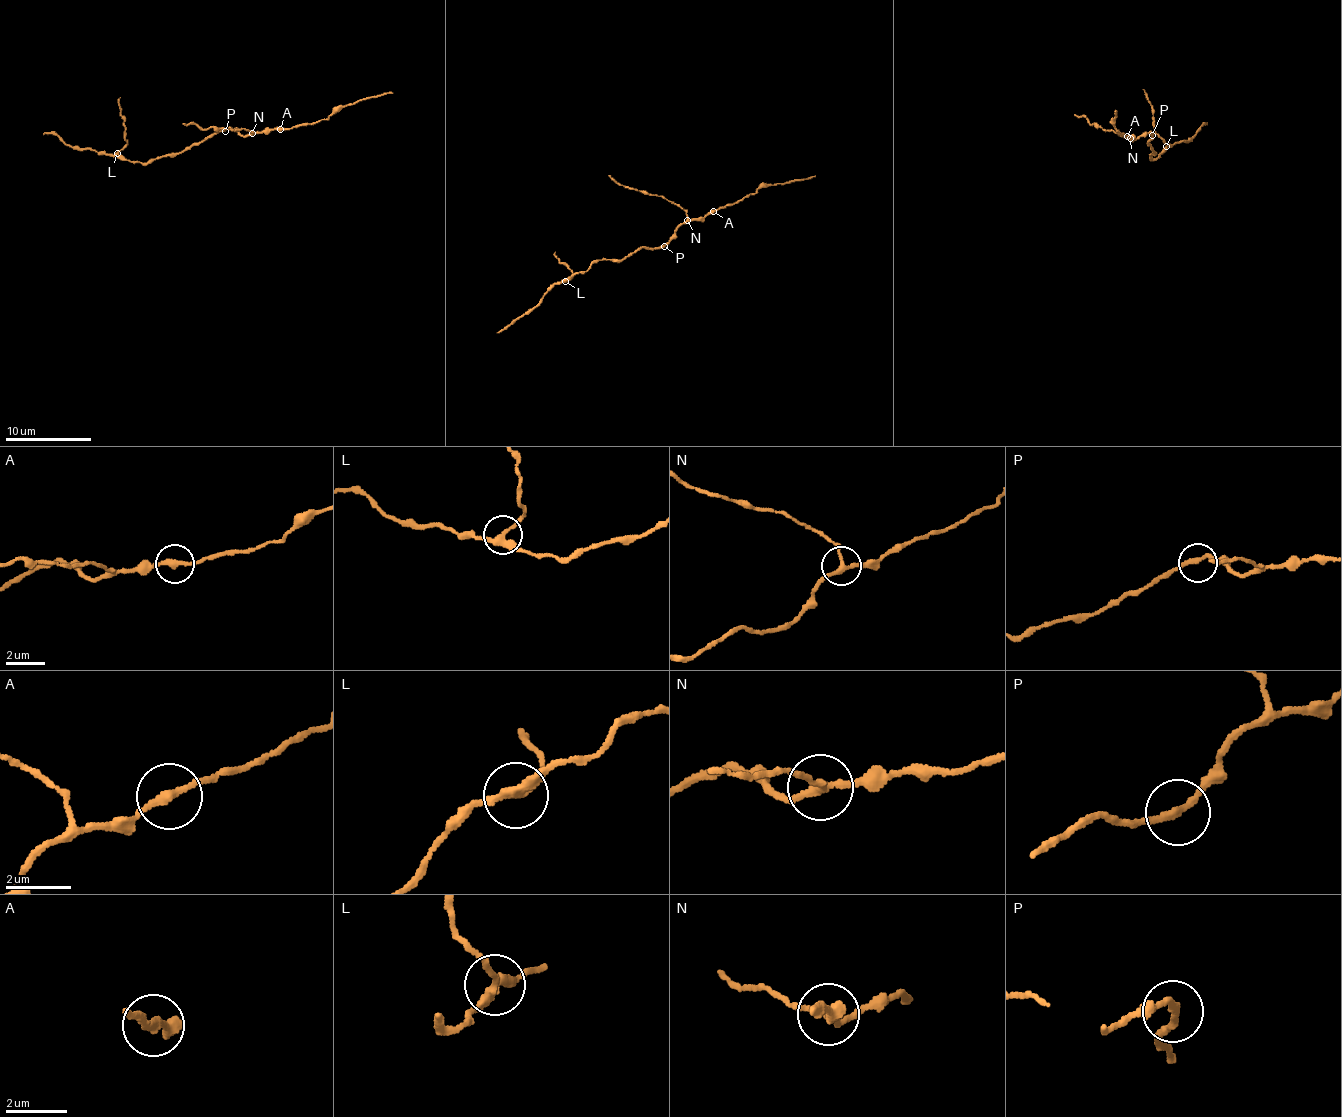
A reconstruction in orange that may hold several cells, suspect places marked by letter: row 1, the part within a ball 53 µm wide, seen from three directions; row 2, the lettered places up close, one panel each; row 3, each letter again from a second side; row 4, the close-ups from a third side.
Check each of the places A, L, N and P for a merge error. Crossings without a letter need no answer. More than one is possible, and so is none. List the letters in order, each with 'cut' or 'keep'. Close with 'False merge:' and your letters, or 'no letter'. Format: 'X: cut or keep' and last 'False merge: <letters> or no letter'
A: keep
L: cut
N: cut
P: keep
False merge: L, N

